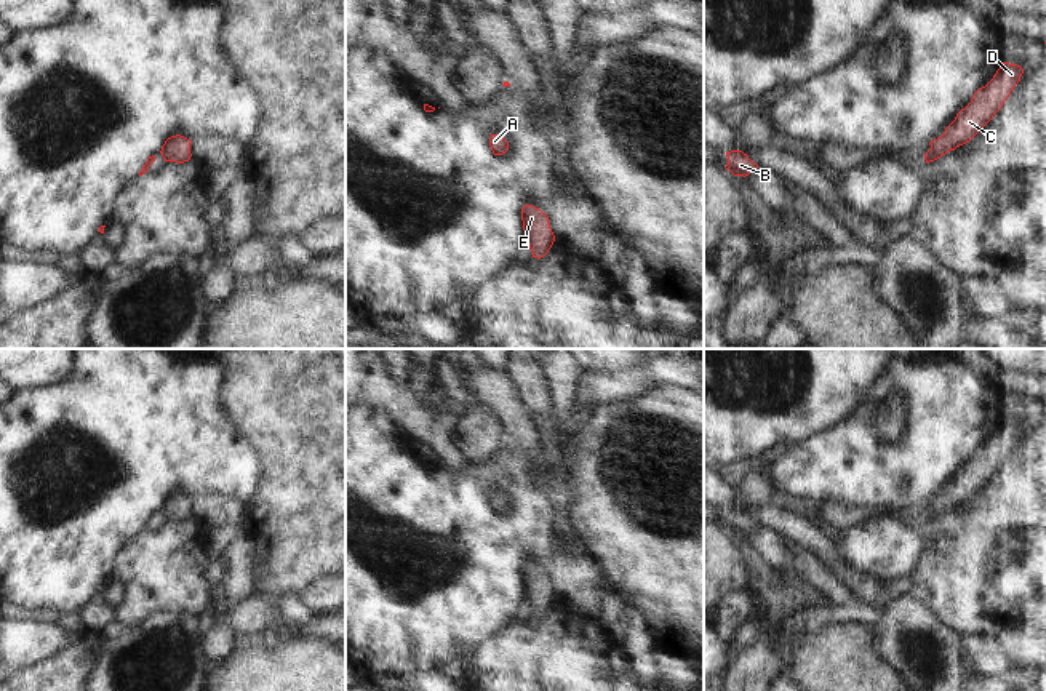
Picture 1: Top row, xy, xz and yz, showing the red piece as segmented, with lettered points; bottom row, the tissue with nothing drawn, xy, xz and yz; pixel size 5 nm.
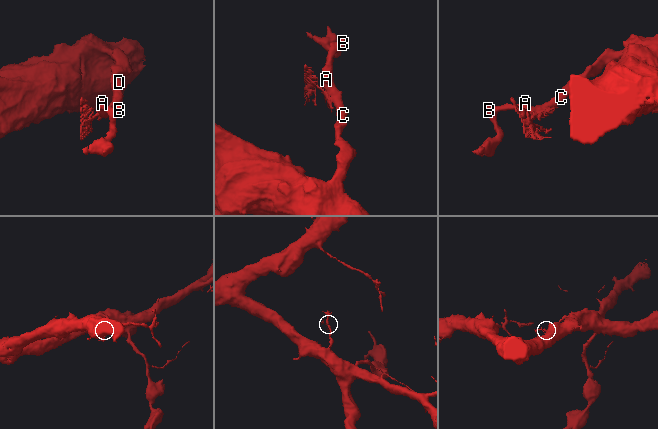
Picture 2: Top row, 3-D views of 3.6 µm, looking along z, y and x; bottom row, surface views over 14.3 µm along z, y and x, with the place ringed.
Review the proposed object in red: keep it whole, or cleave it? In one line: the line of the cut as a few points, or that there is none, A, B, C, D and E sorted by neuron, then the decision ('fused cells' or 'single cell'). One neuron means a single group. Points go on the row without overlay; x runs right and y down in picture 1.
no cut | A B C D E | single cell

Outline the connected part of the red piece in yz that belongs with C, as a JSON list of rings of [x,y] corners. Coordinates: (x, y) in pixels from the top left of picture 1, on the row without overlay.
[[[1003,421],[993,437],[979,446],[971,461],[956,472],[944,493],[929,501],[931,507],[924,512],[926,521],[969,501],[1003,465],[1022,432],[1020,424]]]

